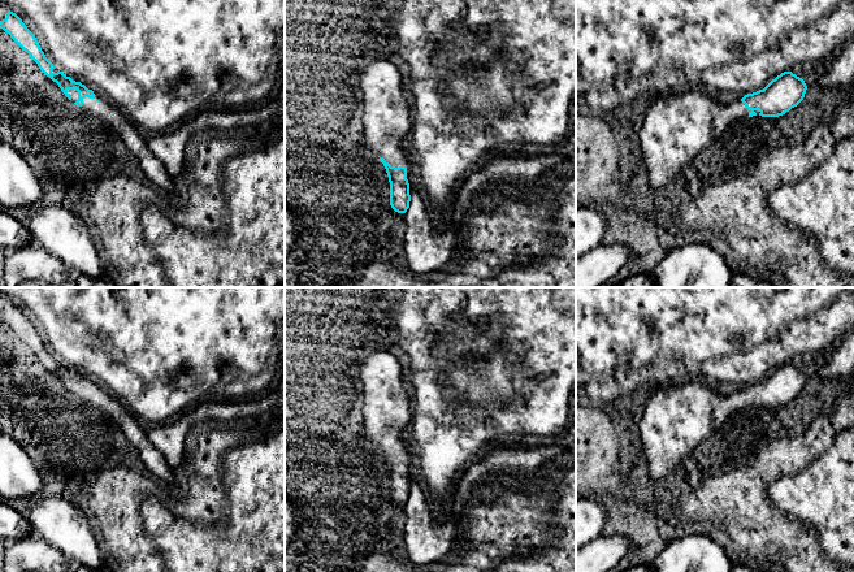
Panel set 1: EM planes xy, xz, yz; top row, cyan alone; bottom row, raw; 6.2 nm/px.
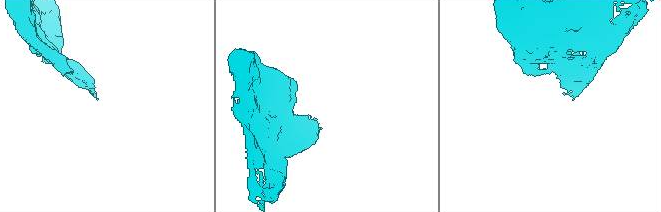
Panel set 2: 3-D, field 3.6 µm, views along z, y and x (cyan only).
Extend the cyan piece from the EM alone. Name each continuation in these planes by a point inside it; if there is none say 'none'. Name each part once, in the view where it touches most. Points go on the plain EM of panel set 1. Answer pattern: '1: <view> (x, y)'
1: xz (388, 404)

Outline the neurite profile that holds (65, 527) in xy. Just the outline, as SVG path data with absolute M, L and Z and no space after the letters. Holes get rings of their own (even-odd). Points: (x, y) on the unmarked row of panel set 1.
M35 498L29 519L32 530L58 549L71 563L91 569L108 568L92 534L88 512L58 498Z

